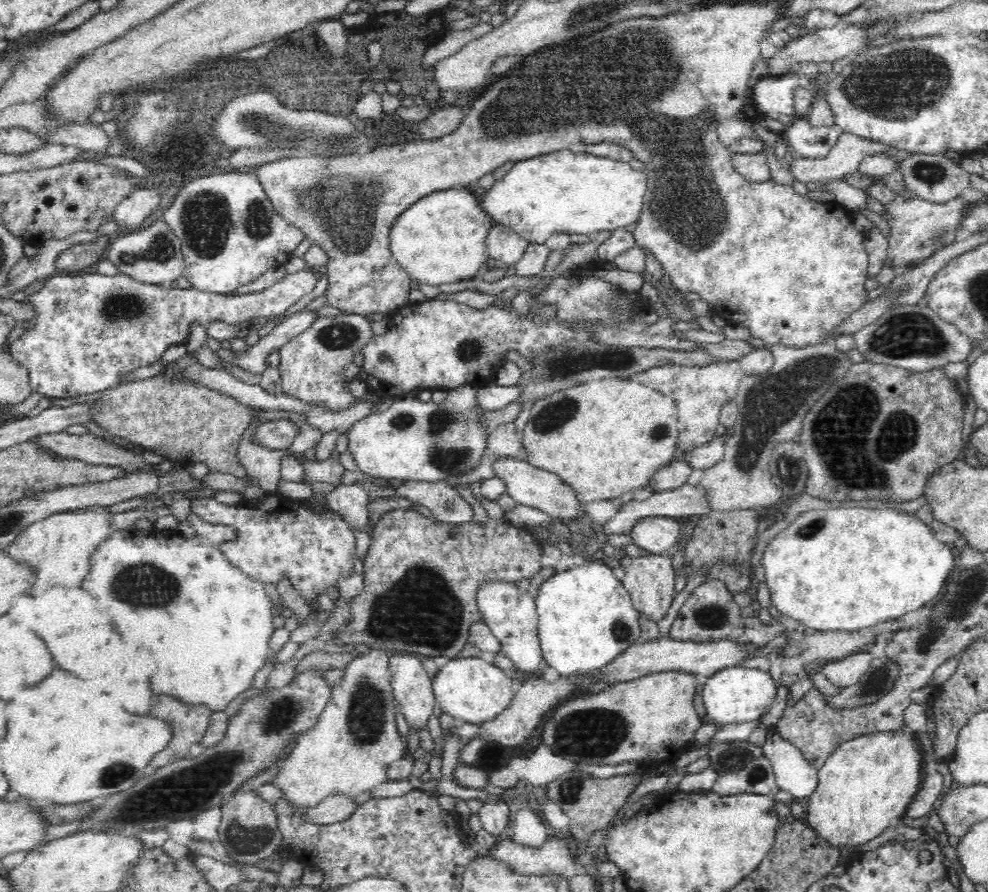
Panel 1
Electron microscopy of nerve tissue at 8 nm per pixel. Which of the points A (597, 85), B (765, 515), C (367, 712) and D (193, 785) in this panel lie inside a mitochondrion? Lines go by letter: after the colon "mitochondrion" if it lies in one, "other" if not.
A: mitochondrion
B: other
C: mitochondrion
D: mitochondrion

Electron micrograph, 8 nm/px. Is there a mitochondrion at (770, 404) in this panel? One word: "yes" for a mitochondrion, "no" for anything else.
yes

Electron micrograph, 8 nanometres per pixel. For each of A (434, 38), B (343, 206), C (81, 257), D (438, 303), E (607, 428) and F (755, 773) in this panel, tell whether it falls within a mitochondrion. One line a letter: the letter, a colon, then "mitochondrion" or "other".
A: other
B: mitochondrion
C: other
D: other
E: other
F: mitochondrion

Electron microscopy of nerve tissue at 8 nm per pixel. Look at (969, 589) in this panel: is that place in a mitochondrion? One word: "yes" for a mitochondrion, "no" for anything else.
yes

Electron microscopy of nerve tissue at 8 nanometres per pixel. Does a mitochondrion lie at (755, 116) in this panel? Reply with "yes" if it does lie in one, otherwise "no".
no

